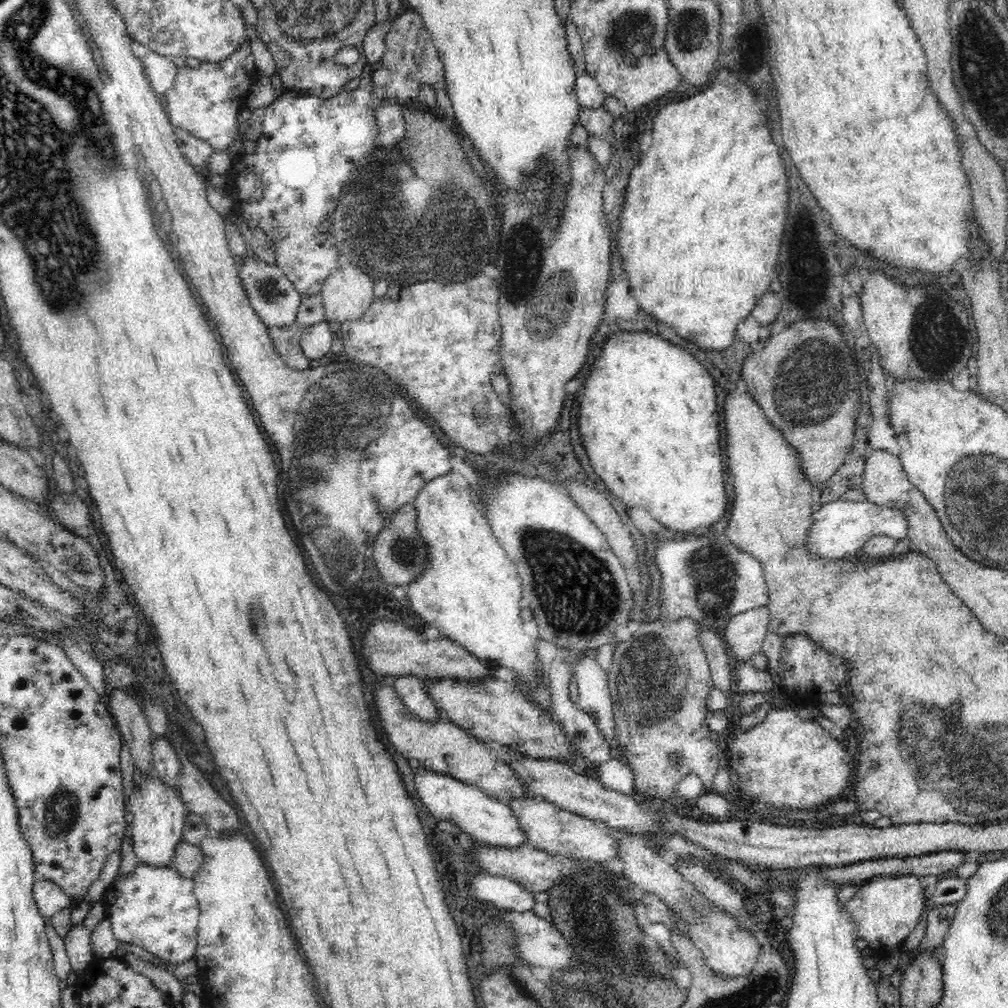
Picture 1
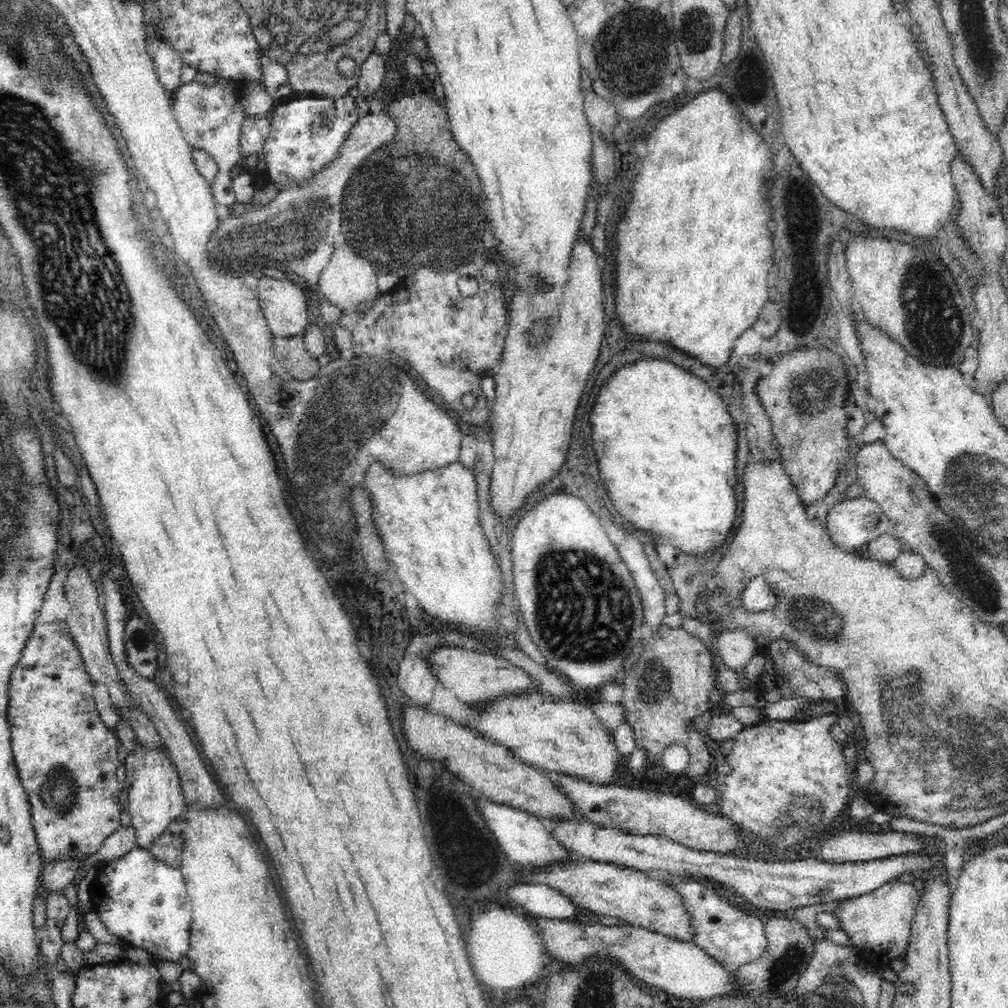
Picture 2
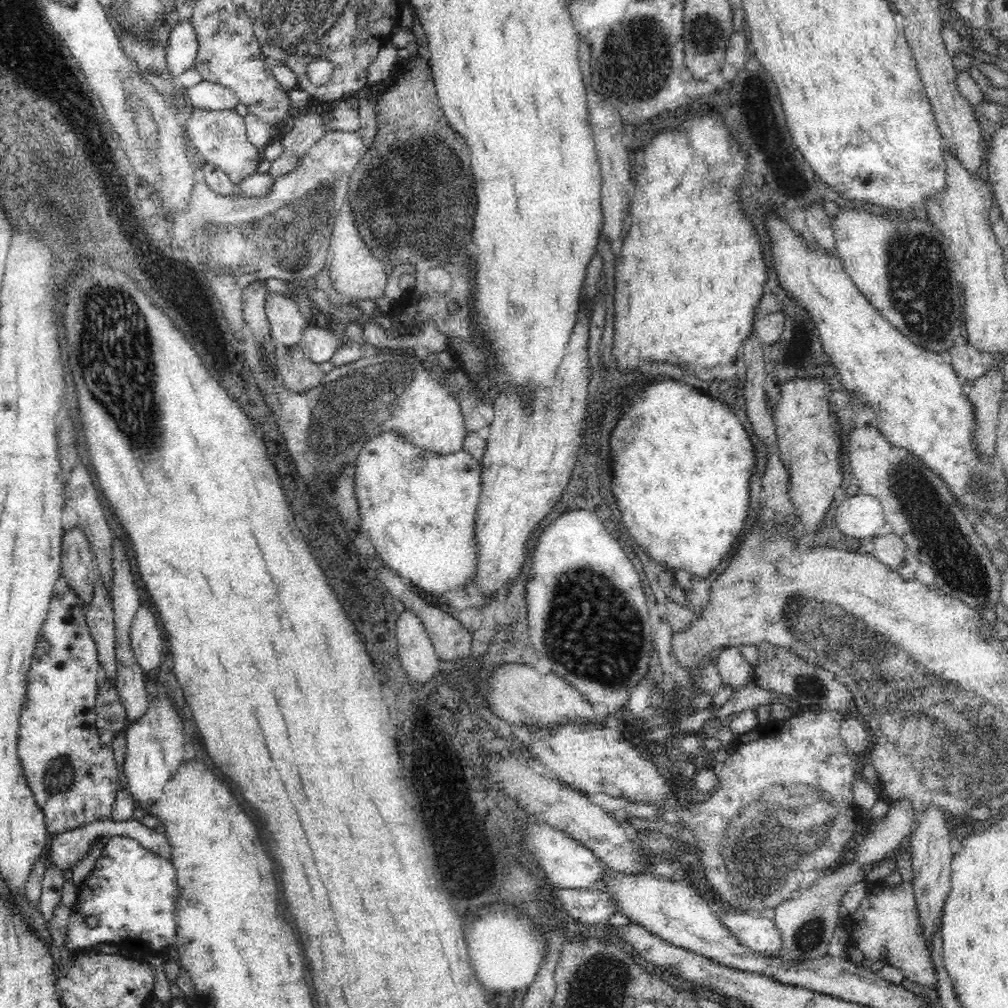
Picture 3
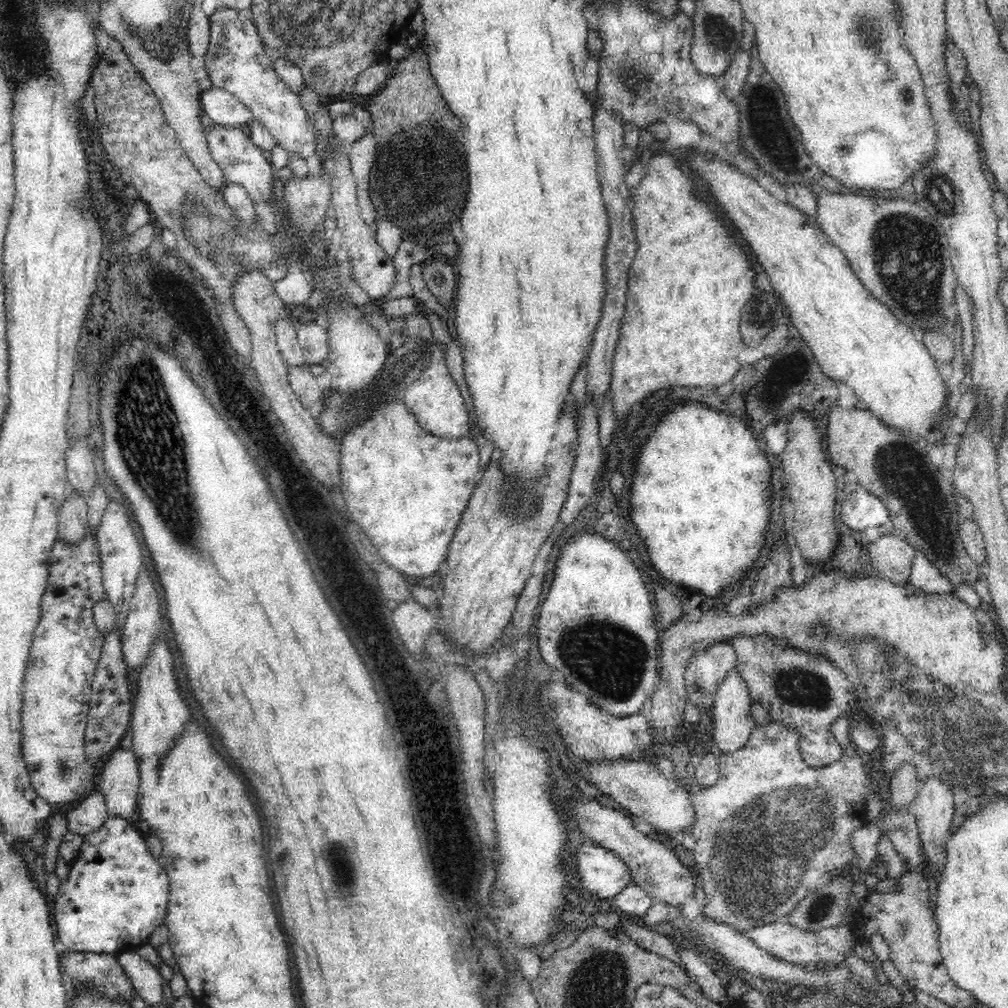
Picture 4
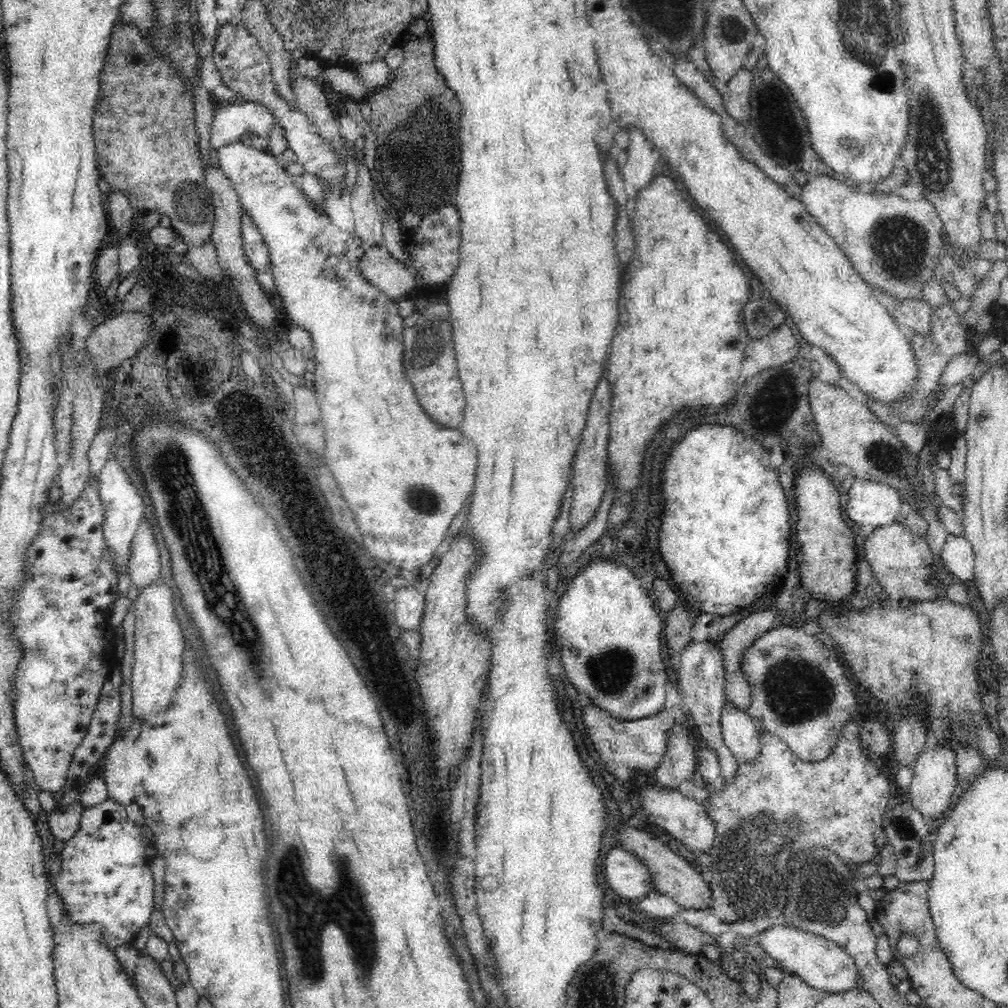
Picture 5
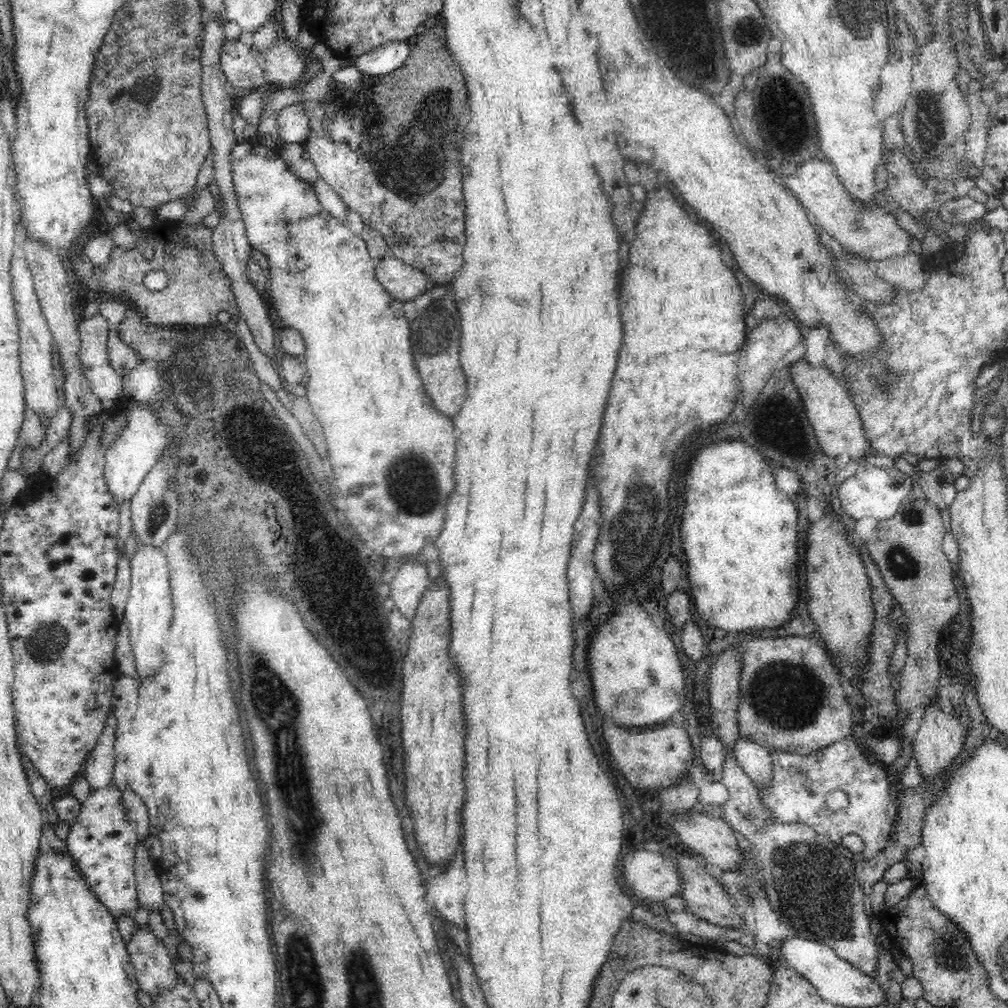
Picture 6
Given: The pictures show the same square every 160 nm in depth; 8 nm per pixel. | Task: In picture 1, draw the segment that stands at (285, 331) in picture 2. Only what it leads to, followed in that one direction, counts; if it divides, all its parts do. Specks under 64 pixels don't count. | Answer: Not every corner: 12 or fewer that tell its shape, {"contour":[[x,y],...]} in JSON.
{"contour":[[238,258],[252,308],[268,327],[295,322],[303,297],[278,266]]}

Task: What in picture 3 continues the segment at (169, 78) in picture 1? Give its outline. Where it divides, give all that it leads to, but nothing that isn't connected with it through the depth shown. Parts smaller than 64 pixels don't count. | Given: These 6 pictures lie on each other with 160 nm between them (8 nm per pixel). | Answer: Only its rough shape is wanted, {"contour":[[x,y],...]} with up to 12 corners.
{"contour":[[190,19],[173,26],[166,44],[171,75],[195,68],[198,40]]}

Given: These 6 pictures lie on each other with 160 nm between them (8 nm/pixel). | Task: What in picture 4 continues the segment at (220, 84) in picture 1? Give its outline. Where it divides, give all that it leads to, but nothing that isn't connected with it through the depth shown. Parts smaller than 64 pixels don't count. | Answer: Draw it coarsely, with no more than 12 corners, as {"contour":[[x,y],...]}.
{"contour":[[212,122],[212,158],[254,204],[274,202],[268,153]]}

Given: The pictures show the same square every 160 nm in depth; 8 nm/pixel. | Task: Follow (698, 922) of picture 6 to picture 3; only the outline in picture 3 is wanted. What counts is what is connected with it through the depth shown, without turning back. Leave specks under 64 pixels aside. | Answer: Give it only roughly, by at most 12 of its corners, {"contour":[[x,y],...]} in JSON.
{"contour":[[845,713],[737,735],[688,809],[714,890],[776,908],[860,819]]}

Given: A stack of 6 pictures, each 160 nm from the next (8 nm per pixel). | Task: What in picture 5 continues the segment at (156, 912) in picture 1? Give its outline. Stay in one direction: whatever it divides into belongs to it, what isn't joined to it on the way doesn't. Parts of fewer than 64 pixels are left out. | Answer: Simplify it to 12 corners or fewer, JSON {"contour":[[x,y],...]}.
{"contour":[[109,797],[82,812],[54,879],[113,948],[154,912],[140,827]]}

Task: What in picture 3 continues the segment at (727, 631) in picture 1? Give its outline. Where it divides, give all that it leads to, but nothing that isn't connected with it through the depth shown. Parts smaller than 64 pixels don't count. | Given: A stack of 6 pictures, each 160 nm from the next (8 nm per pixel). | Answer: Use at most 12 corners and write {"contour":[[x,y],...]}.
{"contour":[[740,647],[713,658],[722,684],[735,692],[753,682],[752,664]]}

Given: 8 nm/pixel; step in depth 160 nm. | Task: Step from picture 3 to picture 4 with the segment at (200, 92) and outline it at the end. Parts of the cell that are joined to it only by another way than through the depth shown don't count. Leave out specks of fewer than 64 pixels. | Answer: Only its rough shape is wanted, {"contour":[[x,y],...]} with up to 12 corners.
{"contour":[[202,90],[201,108],[225,128],[252,126],[254,118],[231,92]]}

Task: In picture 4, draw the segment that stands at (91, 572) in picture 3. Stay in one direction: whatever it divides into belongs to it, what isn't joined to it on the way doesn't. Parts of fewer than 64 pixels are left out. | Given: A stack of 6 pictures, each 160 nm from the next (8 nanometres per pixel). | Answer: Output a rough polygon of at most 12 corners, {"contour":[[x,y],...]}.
{"contour":[[74,491],[58,510],[58,536],[80,541],[87,500]]}

